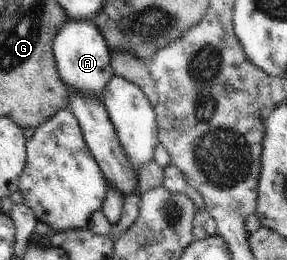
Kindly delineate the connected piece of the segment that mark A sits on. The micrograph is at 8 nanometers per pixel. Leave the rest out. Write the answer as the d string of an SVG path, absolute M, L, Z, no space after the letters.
M68 18L66 20L53 40L53 53L59 75L67 86L68 92L102 100L108 81L115 75L108 43L94 22L73 21Z

